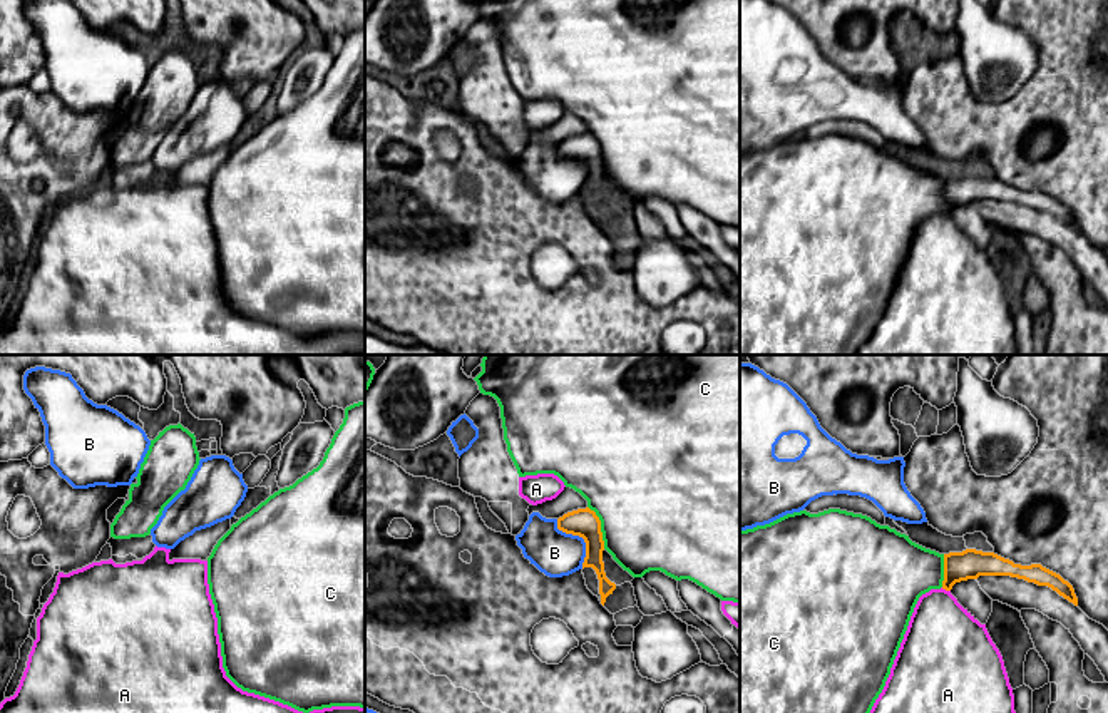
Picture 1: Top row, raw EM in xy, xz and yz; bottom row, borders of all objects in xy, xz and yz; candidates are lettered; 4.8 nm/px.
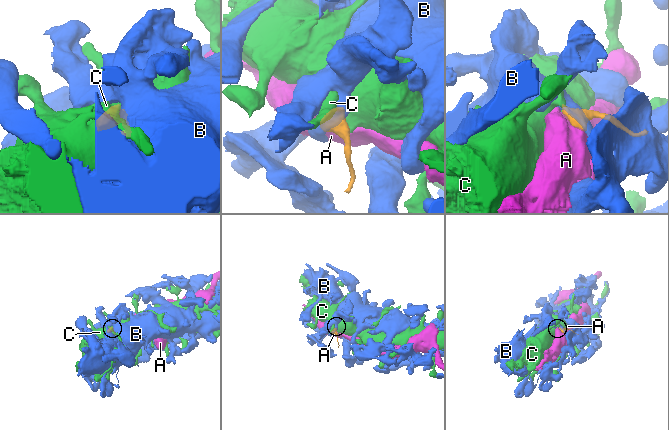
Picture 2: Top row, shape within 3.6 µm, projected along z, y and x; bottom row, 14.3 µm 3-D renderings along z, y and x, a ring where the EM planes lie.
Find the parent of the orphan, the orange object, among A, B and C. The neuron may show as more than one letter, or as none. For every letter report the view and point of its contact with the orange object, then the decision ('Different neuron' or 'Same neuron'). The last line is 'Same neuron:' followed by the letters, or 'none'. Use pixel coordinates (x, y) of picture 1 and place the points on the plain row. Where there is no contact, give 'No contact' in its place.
A: Touches orange at yz (946, 215). Different neuron
B: Touches orange at xz (581, 161). Different neuron
C: Touches orange at xz (600, 153). Same neuron
Same neuron: C

